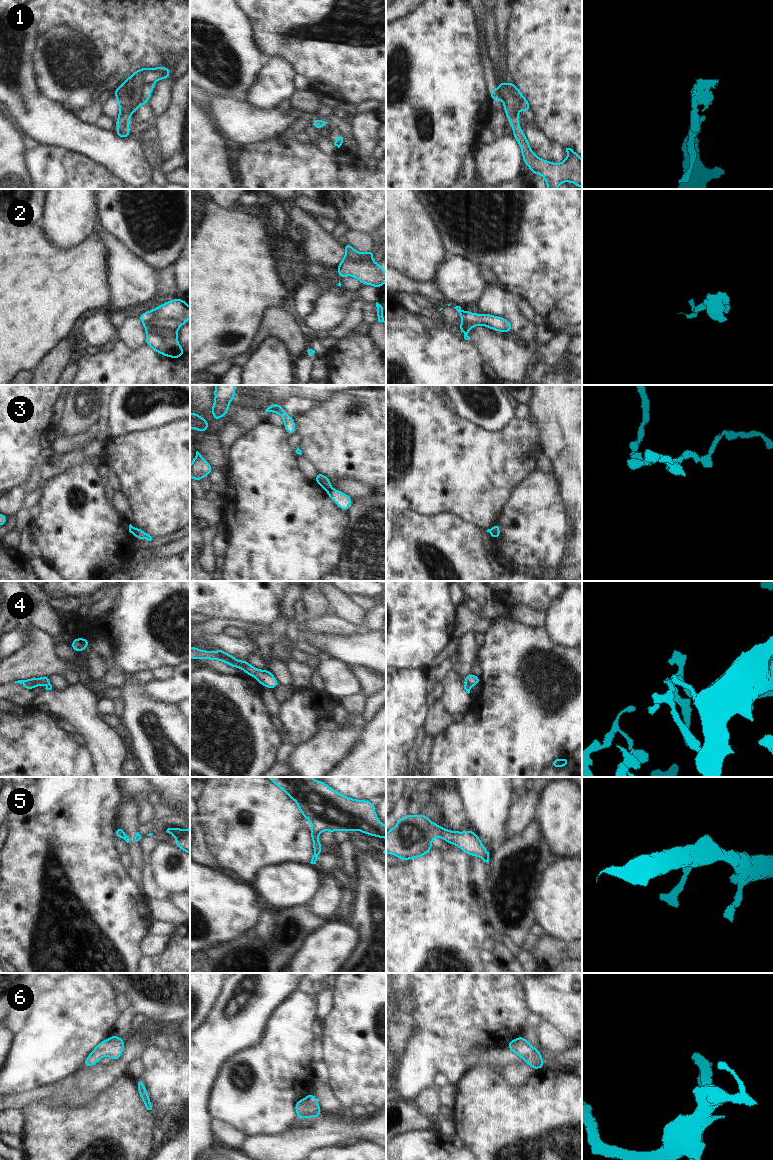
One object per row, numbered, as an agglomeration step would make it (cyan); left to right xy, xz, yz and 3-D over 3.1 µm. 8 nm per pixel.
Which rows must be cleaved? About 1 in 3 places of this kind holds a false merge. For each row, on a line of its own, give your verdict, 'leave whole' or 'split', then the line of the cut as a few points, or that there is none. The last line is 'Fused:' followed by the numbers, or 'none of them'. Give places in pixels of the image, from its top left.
1: leave whole | no cut
2: leave whole | no cut
3: split | xz (332, 489), (328, 492)
4: split | xz (241, 661), (248, 664)
5: leave whole | no cut
6: leave whole | no cut
Fused: 3, 4

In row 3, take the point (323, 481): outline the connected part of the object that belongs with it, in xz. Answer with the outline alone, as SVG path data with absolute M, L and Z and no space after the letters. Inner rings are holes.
M317 472L315 481L320 487L322 487L326 492L332 490L332 485L330 484L330 479L324 476L322 473Z

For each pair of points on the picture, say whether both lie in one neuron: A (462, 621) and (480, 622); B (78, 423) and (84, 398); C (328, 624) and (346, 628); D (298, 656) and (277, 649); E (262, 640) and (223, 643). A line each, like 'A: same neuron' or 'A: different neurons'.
A: same neuron
B: same neuron
C: same neuron
D: same neuron
E: different neurons

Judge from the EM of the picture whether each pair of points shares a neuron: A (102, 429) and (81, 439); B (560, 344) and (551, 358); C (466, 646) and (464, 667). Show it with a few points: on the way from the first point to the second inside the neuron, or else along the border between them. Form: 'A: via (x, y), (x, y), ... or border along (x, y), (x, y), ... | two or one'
A: border along (96, 426), (94, 438) | two
B: via (558, 347), (553, 355) | one
C: via (466, 651), (464, 662) | one

